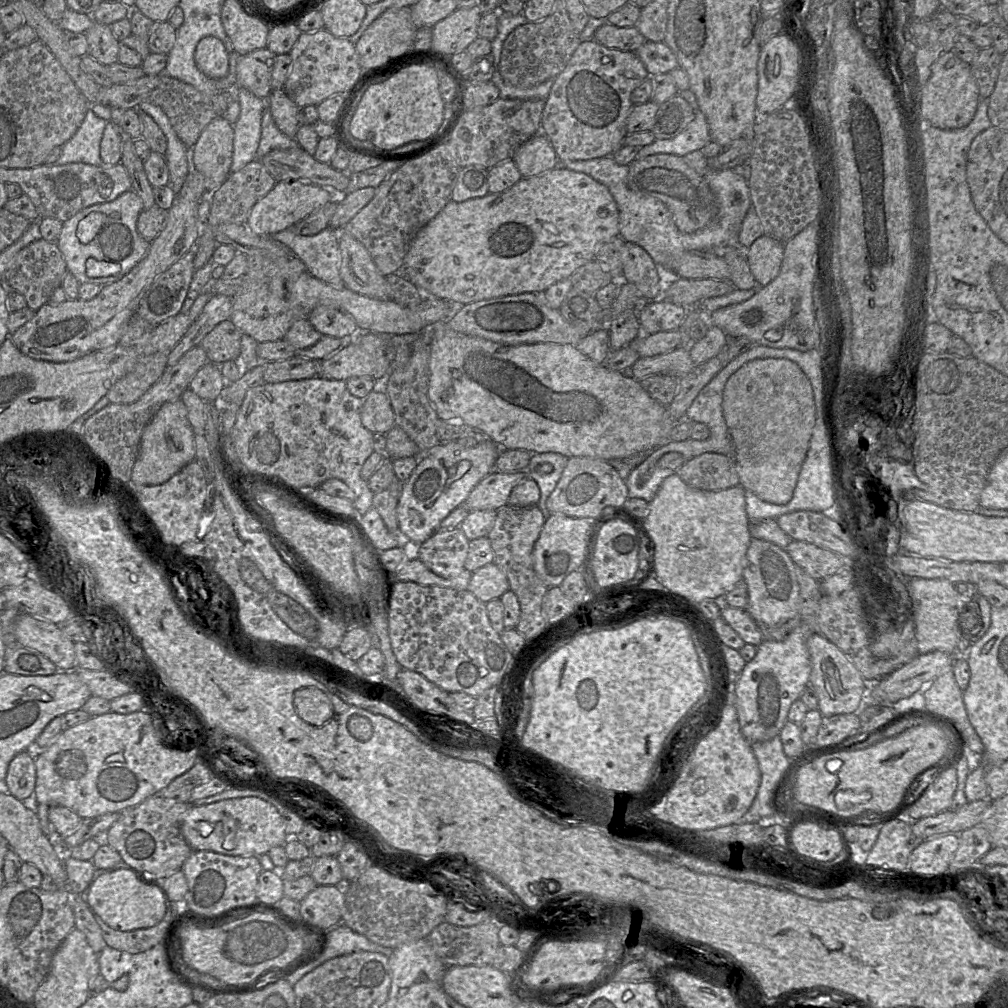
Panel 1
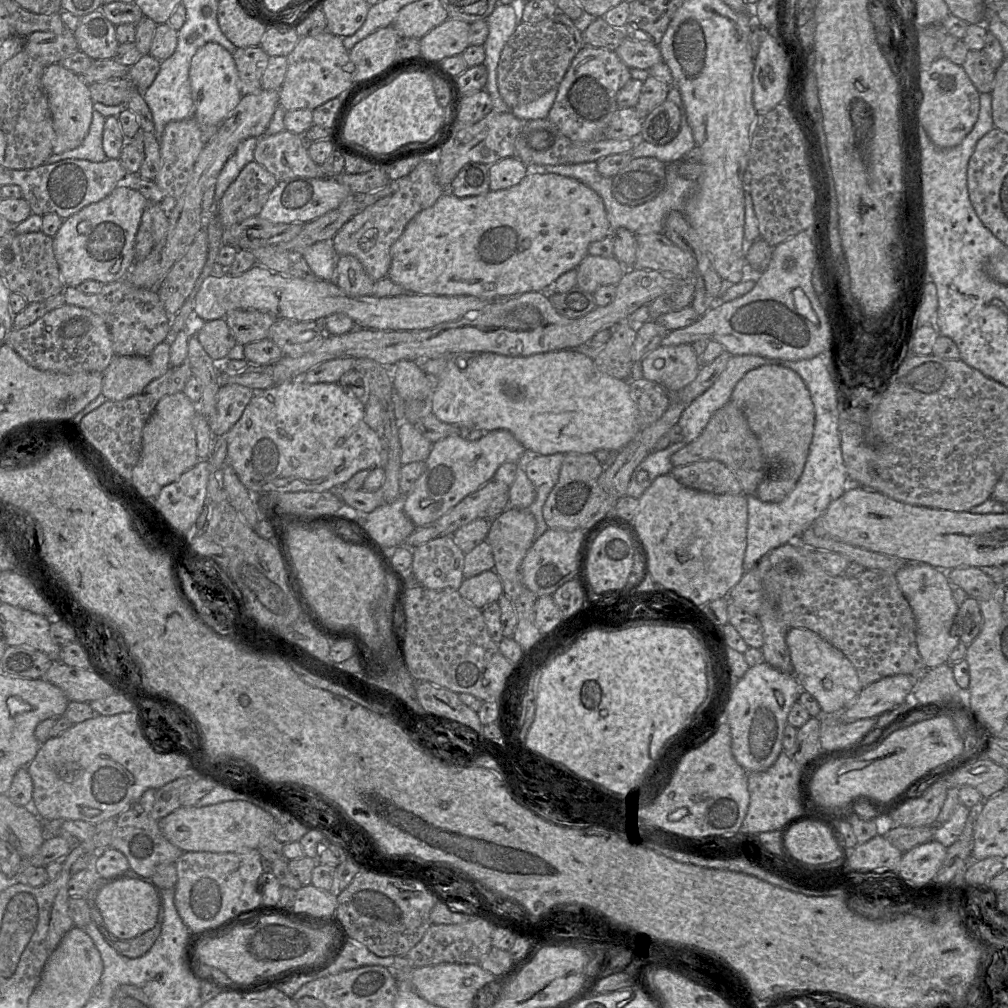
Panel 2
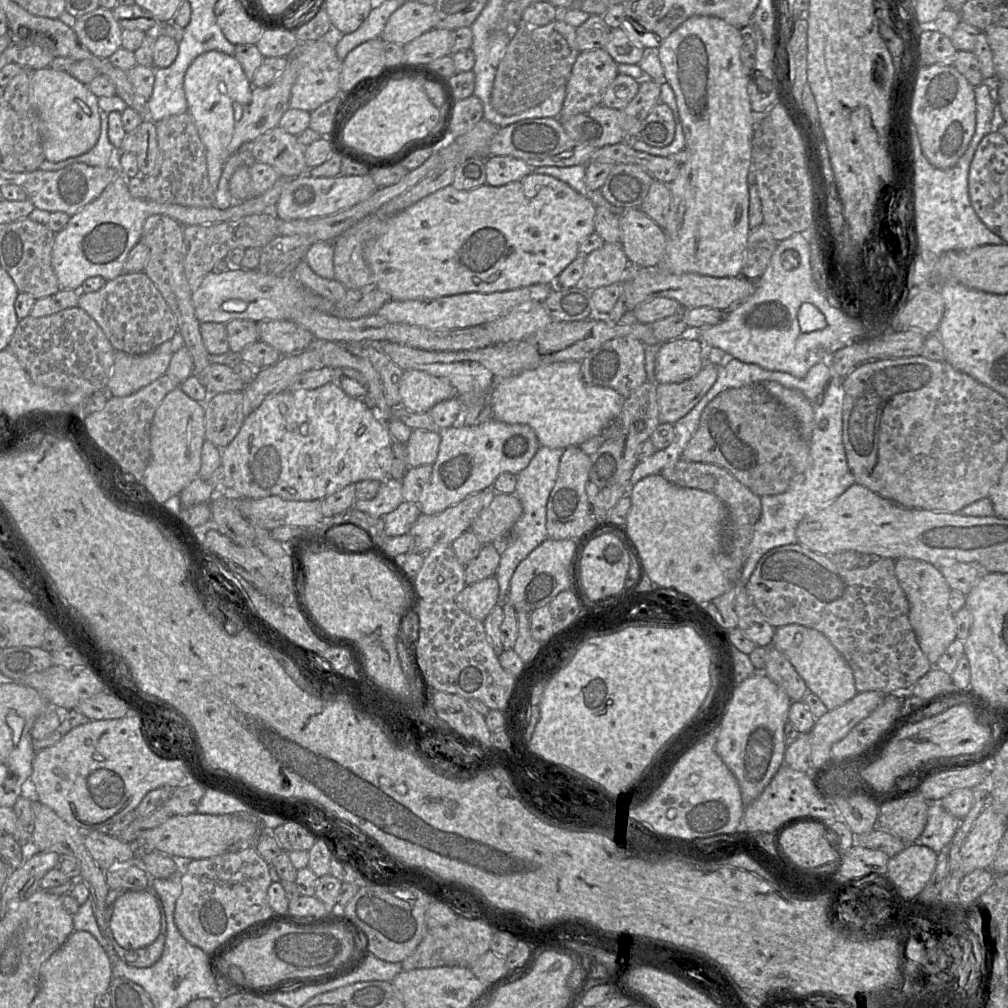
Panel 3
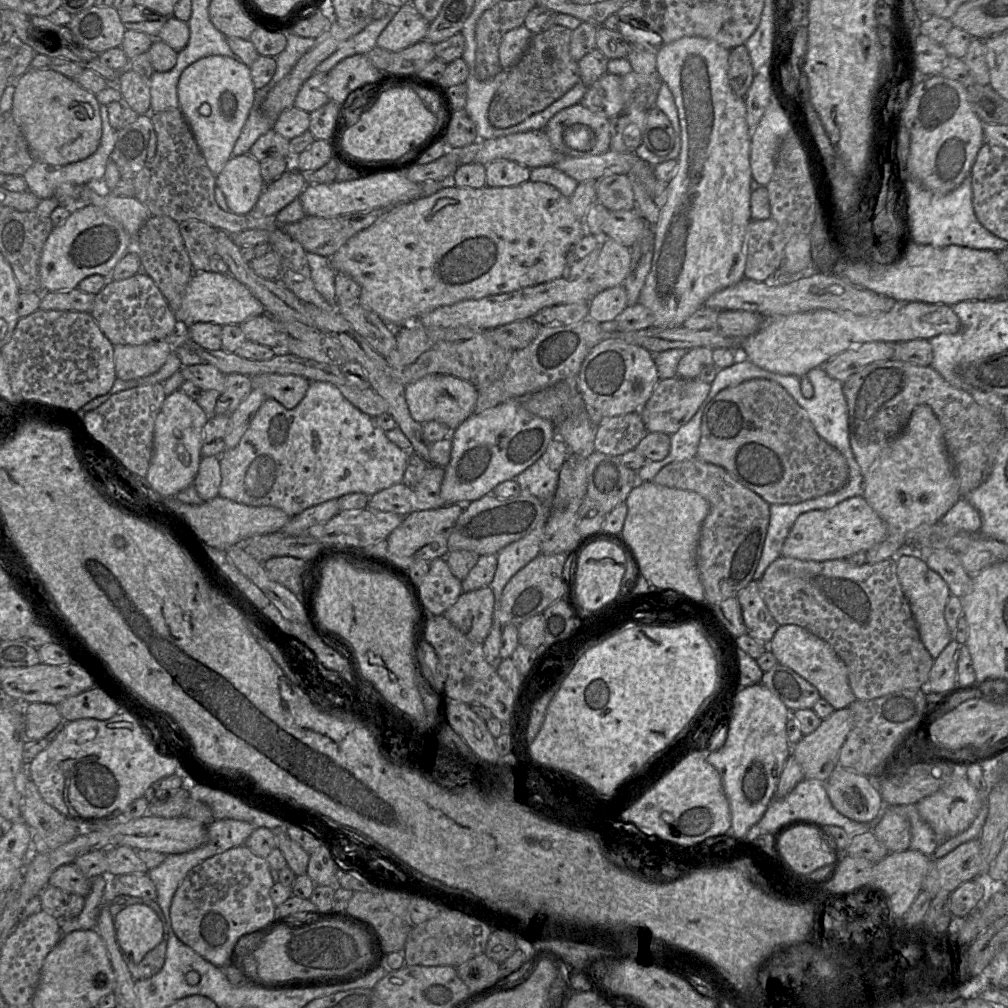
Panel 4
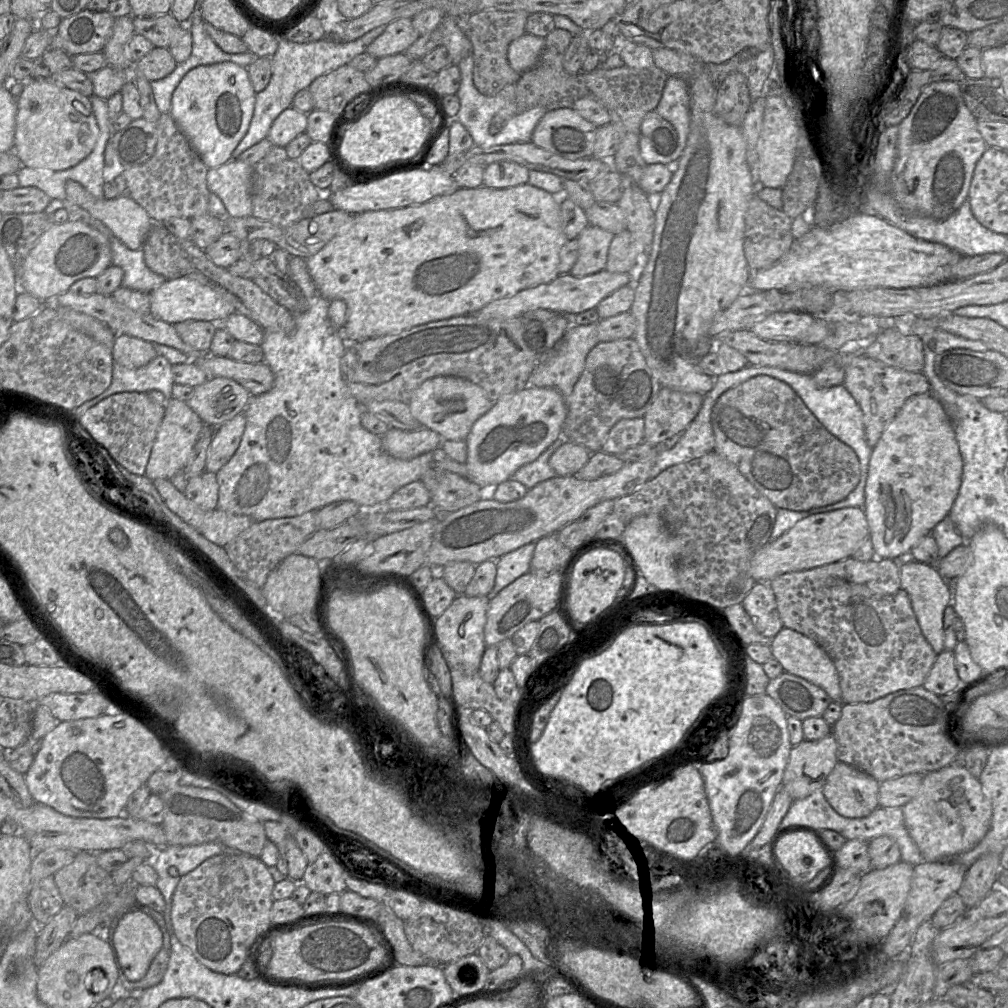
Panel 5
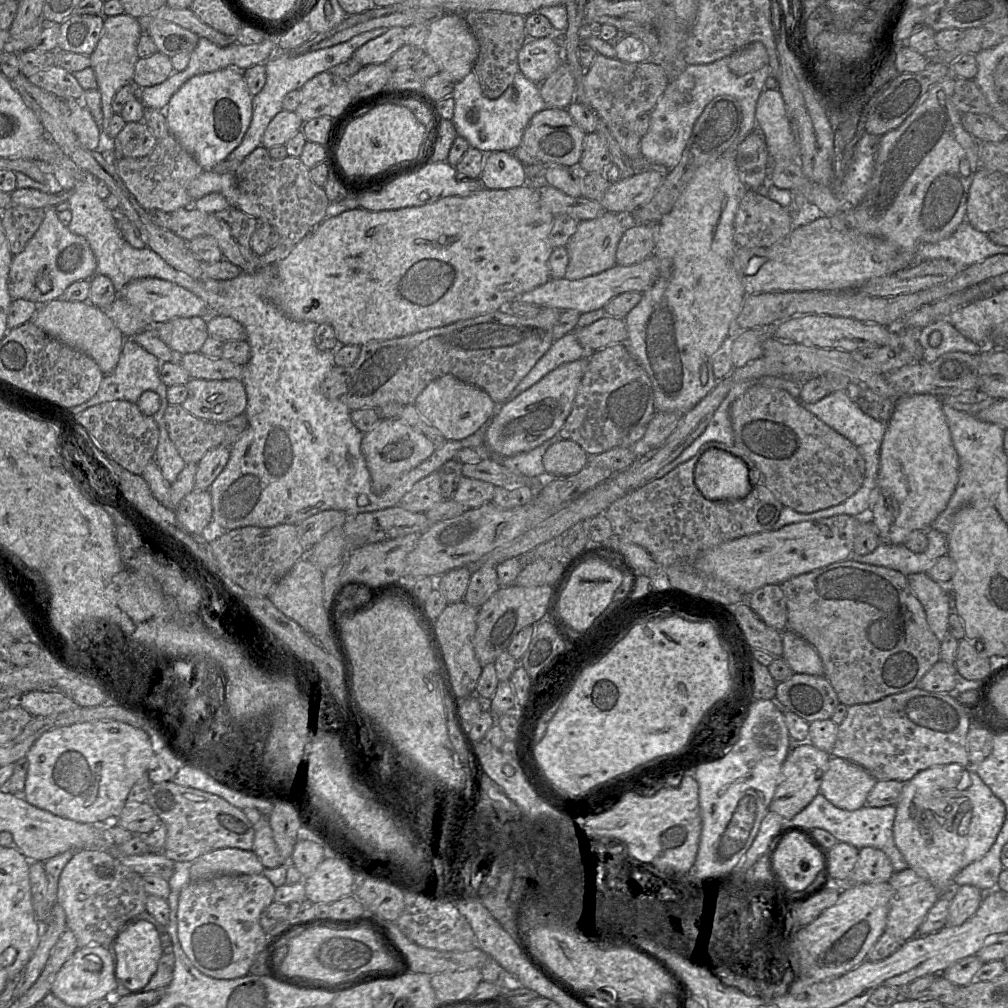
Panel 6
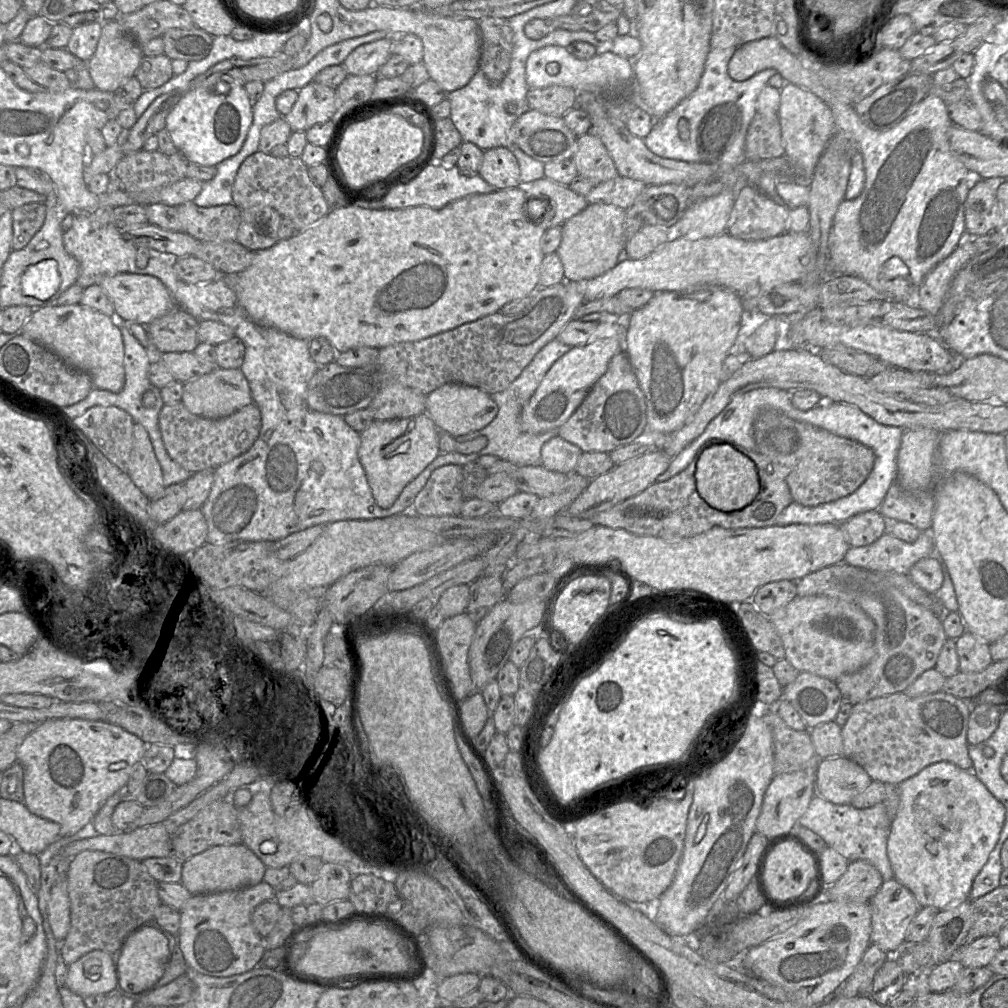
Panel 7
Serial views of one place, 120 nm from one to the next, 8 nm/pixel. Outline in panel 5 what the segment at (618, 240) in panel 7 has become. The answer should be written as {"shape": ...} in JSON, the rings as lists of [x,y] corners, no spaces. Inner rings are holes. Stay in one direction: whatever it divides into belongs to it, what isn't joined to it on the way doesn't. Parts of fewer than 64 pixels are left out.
{"shape":[[[588,225],[576,238],[579,255],[569,274],[584,277],[604,270],[609,246],[614,236],[607,230]]]}

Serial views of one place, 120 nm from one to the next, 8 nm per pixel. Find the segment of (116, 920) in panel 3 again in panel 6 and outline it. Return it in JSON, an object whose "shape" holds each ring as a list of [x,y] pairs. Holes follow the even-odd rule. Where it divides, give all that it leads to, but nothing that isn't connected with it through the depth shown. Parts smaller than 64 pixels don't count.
{"shape":[[[131,920],[116,936],[111,954],[115,962],[115,975],[118,983],[122,983],[129,990],[136,991],[145,987],[155,974],[163,951],[159,934],[151,923],[144,920]]]}

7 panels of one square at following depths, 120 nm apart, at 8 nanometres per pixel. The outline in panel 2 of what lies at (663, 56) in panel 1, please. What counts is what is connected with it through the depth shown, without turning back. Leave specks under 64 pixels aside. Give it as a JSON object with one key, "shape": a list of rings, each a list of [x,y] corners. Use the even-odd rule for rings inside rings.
{"shape":[[[626,37],[614,52],[630,69],[649,70],[652,66],[662,61],[658,46],[629,37]]]}

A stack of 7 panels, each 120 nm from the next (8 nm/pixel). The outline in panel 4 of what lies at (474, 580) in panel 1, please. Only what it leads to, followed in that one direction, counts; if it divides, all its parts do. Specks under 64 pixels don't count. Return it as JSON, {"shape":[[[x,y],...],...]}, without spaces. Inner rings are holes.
{"shape":[[[485,586],[462,592],[443,615],[469,639],[483,643],[491,630],[495,607],[494,592]]]}

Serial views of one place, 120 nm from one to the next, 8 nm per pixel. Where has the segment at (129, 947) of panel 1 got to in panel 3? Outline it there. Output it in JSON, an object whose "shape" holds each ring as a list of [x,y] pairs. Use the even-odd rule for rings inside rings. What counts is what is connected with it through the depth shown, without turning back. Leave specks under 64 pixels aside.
{"shape":[[[163,914],[163,920],[161,920],[161,930],[159,936],[153,943],[146,947],[137,950],[126,950],[122,948],[115,941],[109,927],[106,928],[105,936],[110,940],[116,954],[129,966],[137,968],[147,968],[154,965],[161,958],[166,940],[166,931],[166,916],[165,914]]]}

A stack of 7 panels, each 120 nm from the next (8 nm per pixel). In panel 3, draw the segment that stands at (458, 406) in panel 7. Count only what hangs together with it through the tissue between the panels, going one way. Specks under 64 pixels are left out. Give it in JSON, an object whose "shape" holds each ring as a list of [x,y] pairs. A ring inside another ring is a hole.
{"shape":[[[406,370],[402,374],[399,395],[405,409],[424,413],[437,403],[456,397],[457,392],[447,378],[419,370]]]}

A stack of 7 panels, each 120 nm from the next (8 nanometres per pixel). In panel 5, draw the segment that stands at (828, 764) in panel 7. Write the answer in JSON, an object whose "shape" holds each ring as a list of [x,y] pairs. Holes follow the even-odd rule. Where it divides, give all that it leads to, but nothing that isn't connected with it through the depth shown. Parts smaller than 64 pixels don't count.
{"shape":[[[838,761],[828,775],[822,792],[838,814],[861,818],[880,807],[879,785],[880,782],[871,775]]]}

